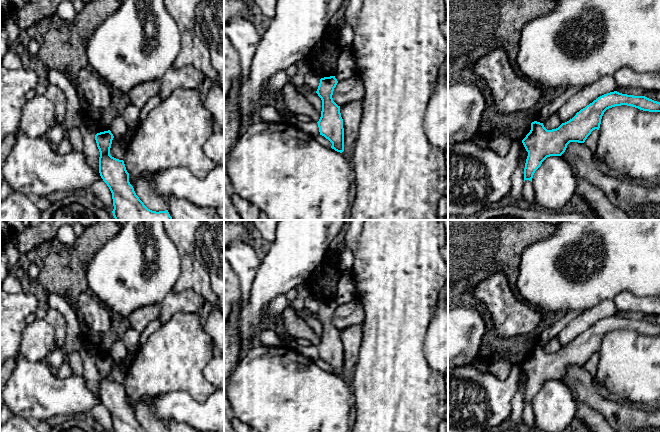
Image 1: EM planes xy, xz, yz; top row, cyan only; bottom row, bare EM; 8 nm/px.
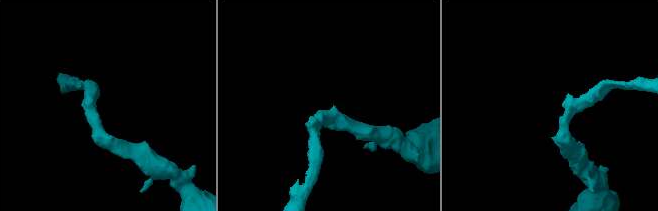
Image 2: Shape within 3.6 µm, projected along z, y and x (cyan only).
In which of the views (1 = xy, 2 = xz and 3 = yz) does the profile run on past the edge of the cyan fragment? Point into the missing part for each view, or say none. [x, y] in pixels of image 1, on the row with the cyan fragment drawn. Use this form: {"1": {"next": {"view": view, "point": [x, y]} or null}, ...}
{"1": {"next": null}, "2": {"next": null}, "3": {"next": null}}

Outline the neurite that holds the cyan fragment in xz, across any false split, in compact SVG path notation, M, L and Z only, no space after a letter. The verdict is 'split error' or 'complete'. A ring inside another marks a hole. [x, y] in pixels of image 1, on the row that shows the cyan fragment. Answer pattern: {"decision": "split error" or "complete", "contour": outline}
{"decision": "complete", "contour": "M335 76L320 79L316 93L322 100L322 111L317 123L320 135L332 143L332 149L342 153L344 151L343 119L340 113L340 106L332 98L337 83Z"}

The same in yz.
{"decision": "complete", "contour": "M614 91L598 97L585 108L577 112L572 119L562 123L556 129L547 130L543 123L537 121L532 122L530 132L522 140L522 143L528 152L524 168L524 181L529 180L532 182L533 175L541 166L542 162L550 156L561 156L570 142L584 143L593 130L599 130L604 112L609 108L621 105L632 106L643 111L660 112L660 102L645 96L633 96Z"}

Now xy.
{"decision": "complete", "contour": "M110 130L95 135L100 152L99 173L112 193L115 220L173 220L168 210L152 211L136 195L124 161L110 155L113 138Z"}

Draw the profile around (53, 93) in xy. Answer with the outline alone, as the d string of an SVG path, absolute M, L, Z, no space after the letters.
M46 84L46 86L47 90L45 96L55 104L57 121L61 125L65 119L66 97L57 86L52 84Z

